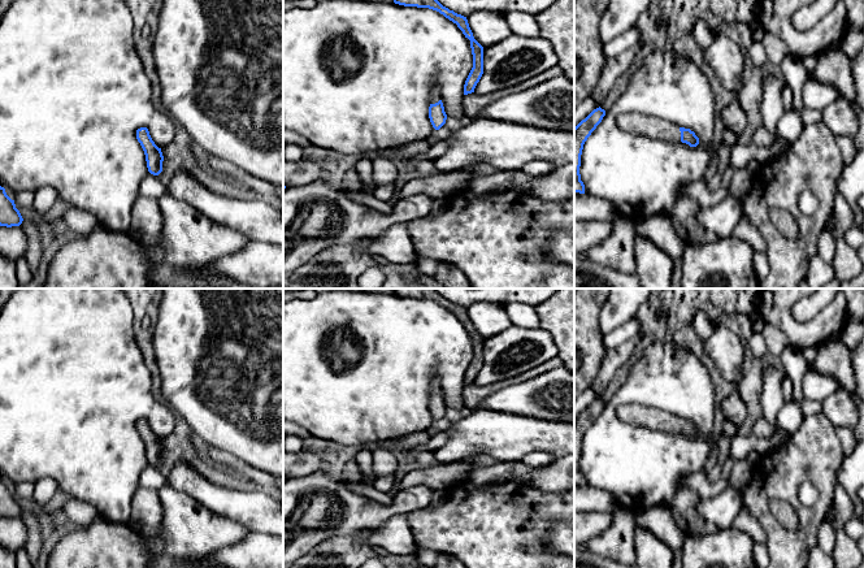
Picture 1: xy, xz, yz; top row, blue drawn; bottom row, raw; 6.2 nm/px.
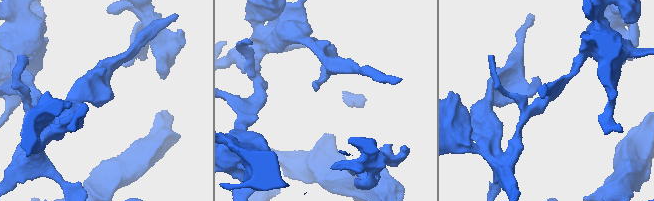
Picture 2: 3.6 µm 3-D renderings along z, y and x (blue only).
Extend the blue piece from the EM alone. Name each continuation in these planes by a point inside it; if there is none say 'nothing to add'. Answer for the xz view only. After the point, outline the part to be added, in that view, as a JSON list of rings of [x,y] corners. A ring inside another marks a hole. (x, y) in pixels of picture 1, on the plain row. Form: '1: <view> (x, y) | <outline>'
1: xz (435, 384) | [[[434,377],[434,378],[431,380],[431,383],[430,383],[430,395],[435,395],[435,394],[438,394],[439,391],[442,391],[442,389],[440,389],[440,381],[439,381],[438,377]]]

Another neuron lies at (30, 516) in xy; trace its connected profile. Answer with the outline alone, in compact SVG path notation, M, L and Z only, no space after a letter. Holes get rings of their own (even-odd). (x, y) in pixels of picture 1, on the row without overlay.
M34 507L23 510L21 519L27 528L27 542L26 551L29 554L32 565L36 564L40 550L42 550L42 530L39 525L40 510Z

